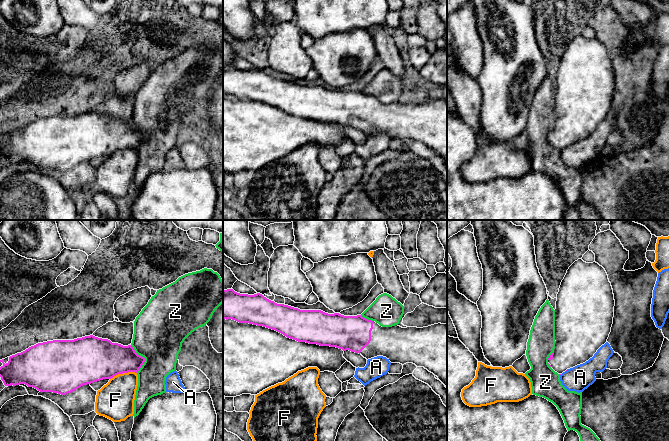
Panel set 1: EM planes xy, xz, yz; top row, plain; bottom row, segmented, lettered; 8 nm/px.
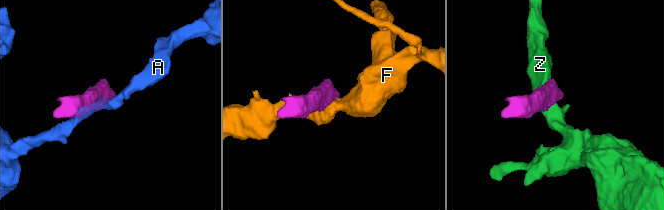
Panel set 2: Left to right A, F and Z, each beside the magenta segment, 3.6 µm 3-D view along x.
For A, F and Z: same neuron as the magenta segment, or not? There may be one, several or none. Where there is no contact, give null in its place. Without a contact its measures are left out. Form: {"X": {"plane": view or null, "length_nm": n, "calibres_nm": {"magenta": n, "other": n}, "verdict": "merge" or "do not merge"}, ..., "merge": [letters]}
{"A": {"plane": null, "verdict": "do not merge"}, "F": {"plane": "xy", "length_nm": 220, "calibres_nm": {"magenta": 340, "other": 300}, "verdict": "do not merge"}, "Z": {"plane": "xy", "length_nm": 240, "calibres_nm": {"magenta": 260, "other": 420}, "verdict": "do not merge"}, "merge": []}

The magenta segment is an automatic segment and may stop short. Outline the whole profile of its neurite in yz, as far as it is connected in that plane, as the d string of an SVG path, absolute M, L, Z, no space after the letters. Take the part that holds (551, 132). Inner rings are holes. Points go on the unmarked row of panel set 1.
M582 35L567 46L556 74L556 119L548 140L561 151L588 137L607 118L615 76L605 45Z

